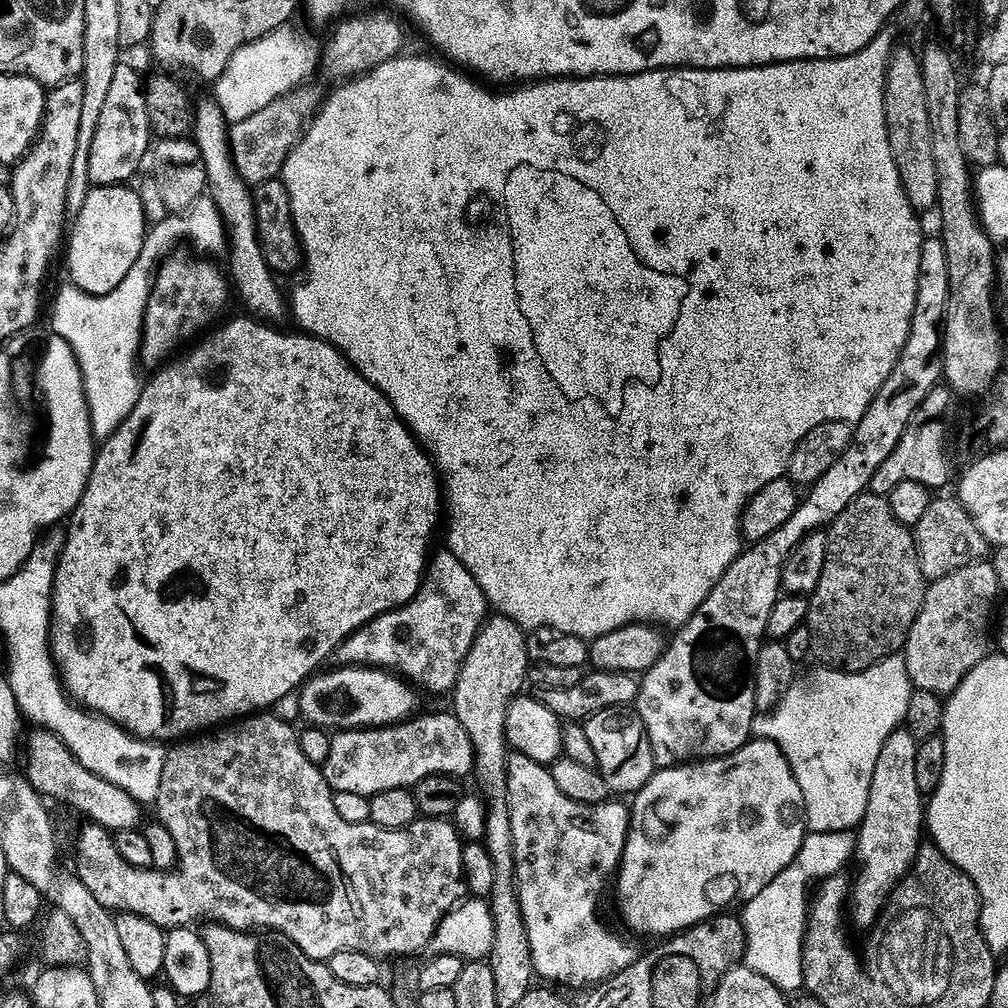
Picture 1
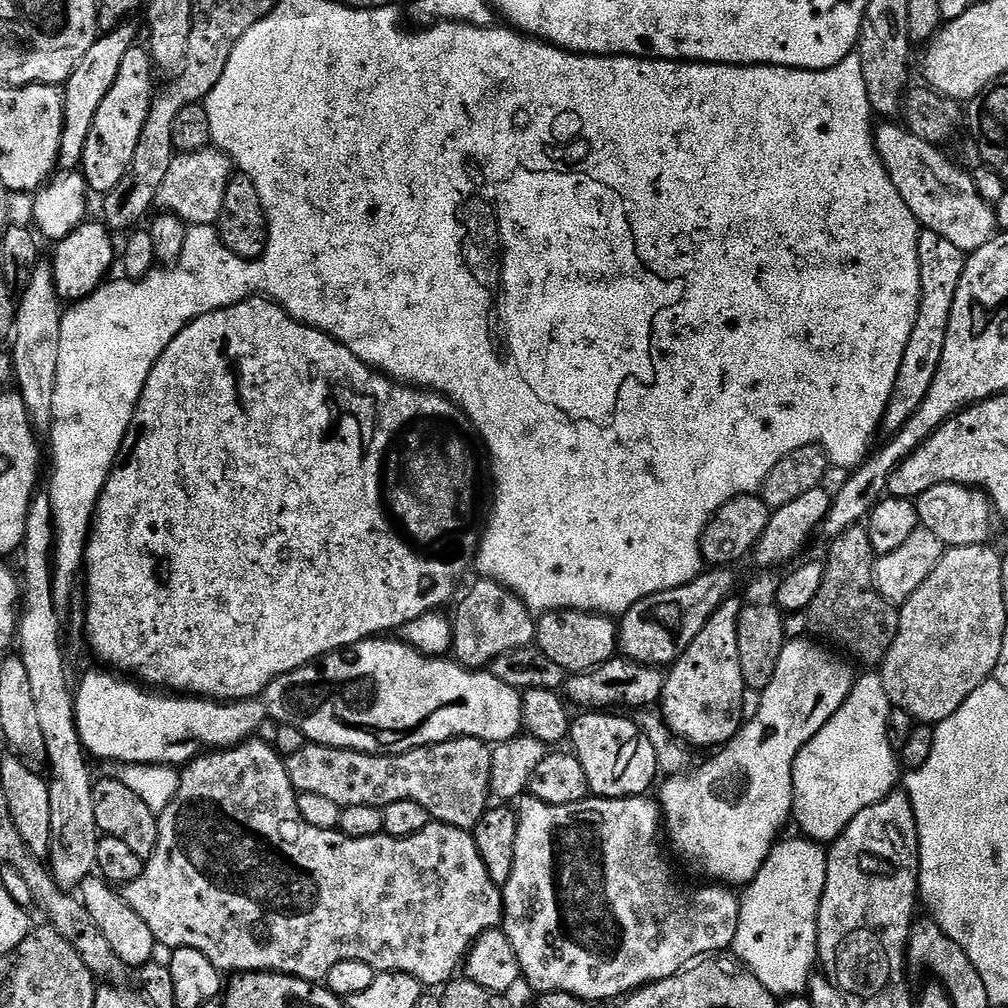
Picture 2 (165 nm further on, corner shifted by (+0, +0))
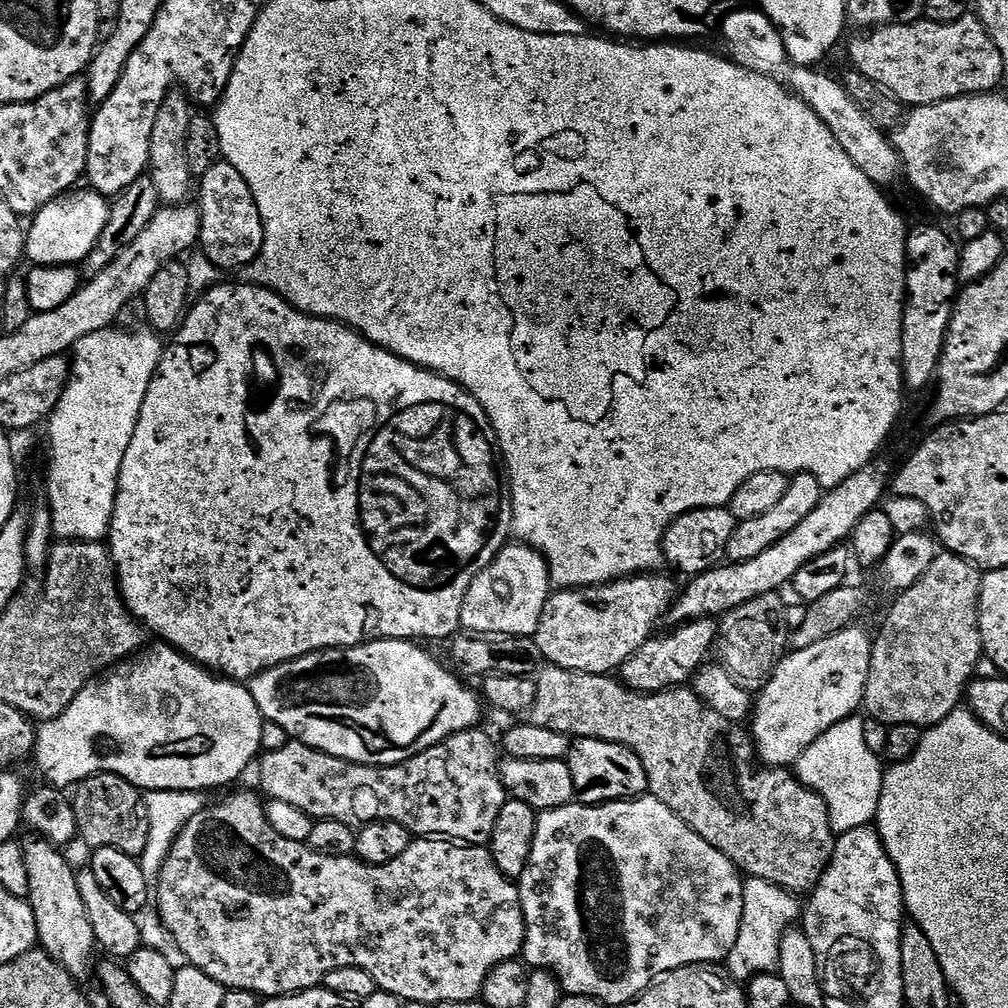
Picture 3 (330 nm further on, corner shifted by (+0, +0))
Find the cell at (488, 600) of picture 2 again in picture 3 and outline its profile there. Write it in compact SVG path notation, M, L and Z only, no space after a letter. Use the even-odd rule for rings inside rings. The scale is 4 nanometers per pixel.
M509 542L494 558L486 570L482 570L470 582L470 590L466 590L466 598L462 598L462 614L460 628L465 633L477 636L530 636L535 637L538 630L538 618L542 618L542 610L550 595L550 577L548 561L536 549L523 542Z

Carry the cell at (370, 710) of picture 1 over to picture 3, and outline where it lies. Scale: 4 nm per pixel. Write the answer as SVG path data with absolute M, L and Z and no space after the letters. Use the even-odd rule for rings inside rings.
M369 640L362 644L355 644L352 648L328 648L325 652L311 652L310 654L306 654L302 658L298 658L297 660L291 660L290 662L286 662L285 664L279 664L278 666L274 666L273 668L267 668L264 672L261 672L260 675L252 677L250 681L250 691L252 693L252 697L254 698L254 702L258 707L260 707L260 715L264 717L265 721L270 723L277 723L278 726L282 728L282 730L288 732L289 737L293 741L305 744L306 746L310 746L311 748L318 748L320 751L325 752L326 754L330 754L331 756L337 756L338 758L342 758L343 760L348 760L351 764L374 764L381 768L388 768L391 764L401 764L402 762L406 762L410 758L414 758L418 754L422 754L426 750L430 750L434 746L438 746L447 736L453 736L456 732L467 732L469 730L475 729L477 727L476 724L480 720L480 704L482 708L482 700L479 695L476 696L471 692L470 689L467 688L465 681L461 679L459 675L455 671L443 668L442 665L439 664L438 661L434 660L428 653L423 652L421 645L419 643L410 641L410 640Z

